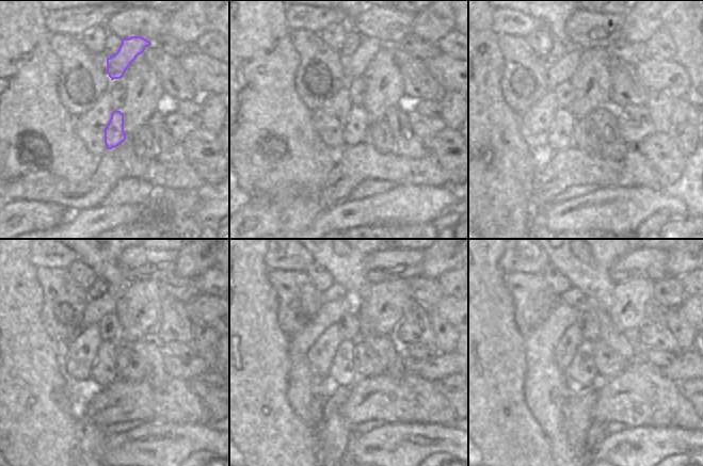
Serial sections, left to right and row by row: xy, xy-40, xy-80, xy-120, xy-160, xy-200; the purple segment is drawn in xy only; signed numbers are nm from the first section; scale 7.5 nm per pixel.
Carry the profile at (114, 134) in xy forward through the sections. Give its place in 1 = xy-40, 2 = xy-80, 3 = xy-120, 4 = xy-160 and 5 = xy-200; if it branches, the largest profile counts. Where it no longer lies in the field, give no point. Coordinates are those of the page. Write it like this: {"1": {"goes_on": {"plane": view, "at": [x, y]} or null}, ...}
{"1": {"goes_on": {"plane": "xy-40", "at": [355, 131]}}, "2": {"goes_on": {"plane": "xy-80", "at": [586, 78]}}, "3": {"goes_on": {"plane": "xy-120", "at": [95, 309]}}, "4": {"goes_on": {"plane": "xy-160", "at": [305, 394]}}, "5": {"goes_on": {"plane": "xy-200", "at": [546, 389]}}}

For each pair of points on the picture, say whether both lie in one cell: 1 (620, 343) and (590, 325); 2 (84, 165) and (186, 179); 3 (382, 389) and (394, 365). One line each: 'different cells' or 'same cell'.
1: different cells
2: different cells
3: different cells

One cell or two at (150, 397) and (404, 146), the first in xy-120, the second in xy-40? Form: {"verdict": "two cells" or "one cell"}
{"verdict": "two cells"}

